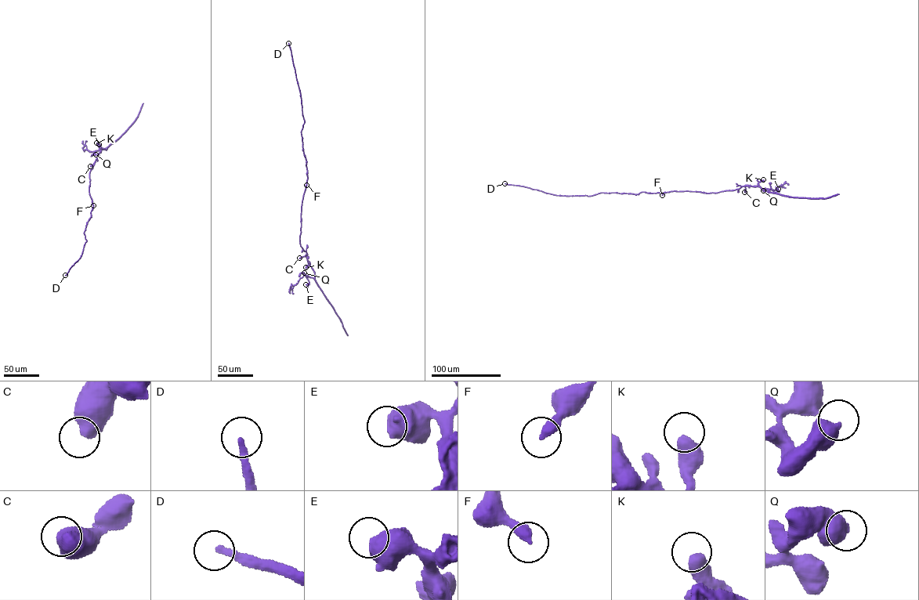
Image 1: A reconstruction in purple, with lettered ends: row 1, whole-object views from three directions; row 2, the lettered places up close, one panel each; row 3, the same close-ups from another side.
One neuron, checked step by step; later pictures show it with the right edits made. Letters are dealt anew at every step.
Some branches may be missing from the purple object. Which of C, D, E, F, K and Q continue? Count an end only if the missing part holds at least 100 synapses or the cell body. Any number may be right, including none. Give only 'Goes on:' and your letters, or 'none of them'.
Goes on: D

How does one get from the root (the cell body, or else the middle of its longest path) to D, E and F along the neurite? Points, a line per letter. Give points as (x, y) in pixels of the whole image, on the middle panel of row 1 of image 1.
D: (302, 199), (307, 178), (301, 132), (304, 120), (288, 43)
E: (302, 199), (300, 243), (314, 274), (314, 278), (306, 276), (309, 283), (305, 284)
F: (302, 199), (306, 185)

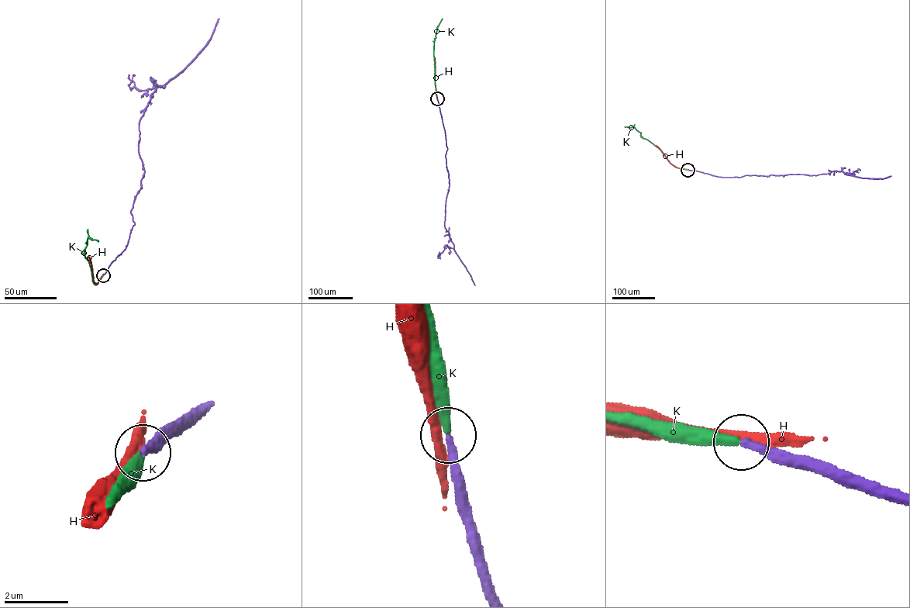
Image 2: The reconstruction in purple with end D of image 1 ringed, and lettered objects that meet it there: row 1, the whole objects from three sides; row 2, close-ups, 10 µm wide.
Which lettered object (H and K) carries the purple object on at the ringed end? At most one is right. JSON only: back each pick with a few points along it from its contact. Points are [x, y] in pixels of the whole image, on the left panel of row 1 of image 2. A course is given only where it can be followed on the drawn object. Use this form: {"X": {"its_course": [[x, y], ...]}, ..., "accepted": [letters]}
{"K": {"its_course": [[103, 275], [97, 284], [94, 284], [91, 265], [84, 254], [88, 236], [91, 240], [98, 240]]}, "accepted": ["K"]}

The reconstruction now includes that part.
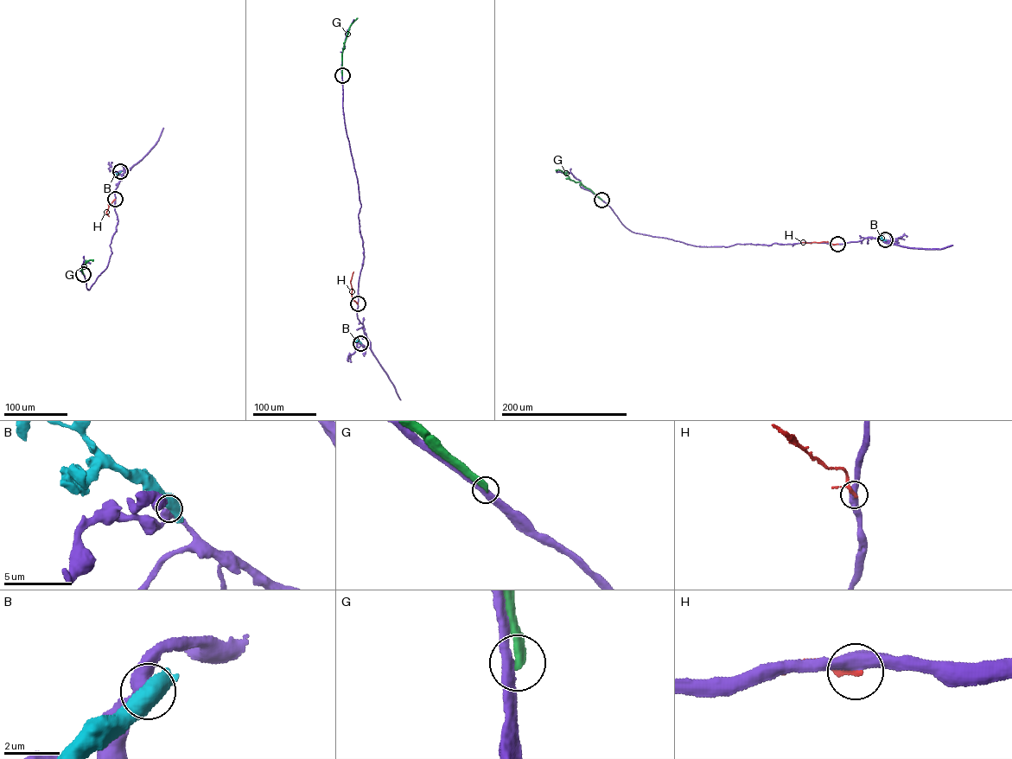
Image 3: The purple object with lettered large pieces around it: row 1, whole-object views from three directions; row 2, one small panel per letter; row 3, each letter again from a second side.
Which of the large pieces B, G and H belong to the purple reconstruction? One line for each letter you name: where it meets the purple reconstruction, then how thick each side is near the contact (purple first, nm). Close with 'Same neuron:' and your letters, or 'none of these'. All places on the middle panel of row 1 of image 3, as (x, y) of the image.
Same neuron: none of these

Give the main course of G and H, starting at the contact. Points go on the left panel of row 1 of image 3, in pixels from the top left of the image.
G: (83, 274), (82, 266), (93, 260)
H: (115, 199), (108, 204), (106, 212), (109, 216)

